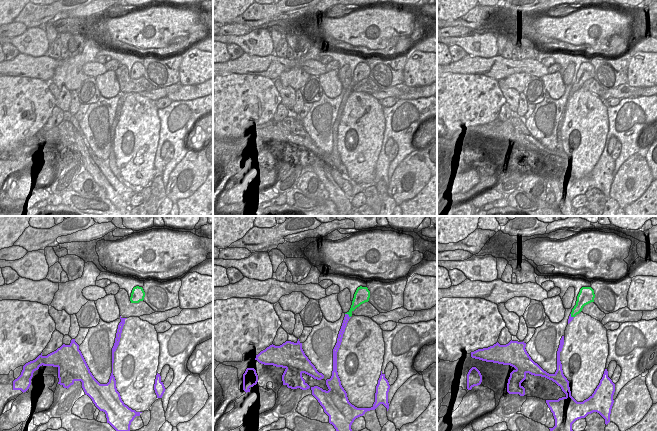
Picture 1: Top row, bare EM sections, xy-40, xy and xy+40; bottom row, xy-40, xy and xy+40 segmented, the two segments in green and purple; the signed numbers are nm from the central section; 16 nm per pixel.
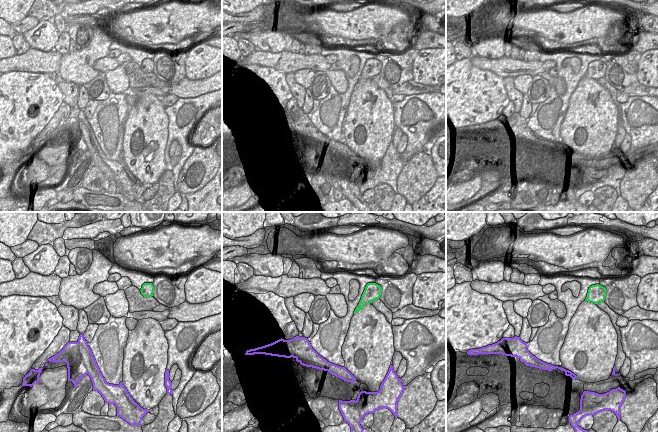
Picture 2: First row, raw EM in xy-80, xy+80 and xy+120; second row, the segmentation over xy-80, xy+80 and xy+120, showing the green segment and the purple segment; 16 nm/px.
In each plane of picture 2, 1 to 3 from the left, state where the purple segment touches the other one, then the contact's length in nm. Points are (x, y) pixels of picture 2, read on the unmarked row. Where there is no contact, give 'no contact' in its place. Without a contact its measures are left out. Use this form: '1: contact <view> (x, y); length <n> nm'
1: no contact
2: no contact
3: no contact

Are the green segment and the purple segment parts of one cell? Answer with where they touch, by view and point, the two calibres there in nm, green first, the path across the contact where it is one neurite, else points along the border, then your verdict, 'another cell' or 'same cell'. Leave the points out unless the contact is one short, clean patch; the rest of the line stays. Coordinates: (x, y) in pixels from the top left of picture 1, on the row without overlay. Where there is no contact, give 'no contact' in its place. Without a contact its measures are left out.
meets green in xy at (348, 90); 140 nm thick on the green side, 90 nm on the other; border along xy (345, 89), (350, 93); another cell

